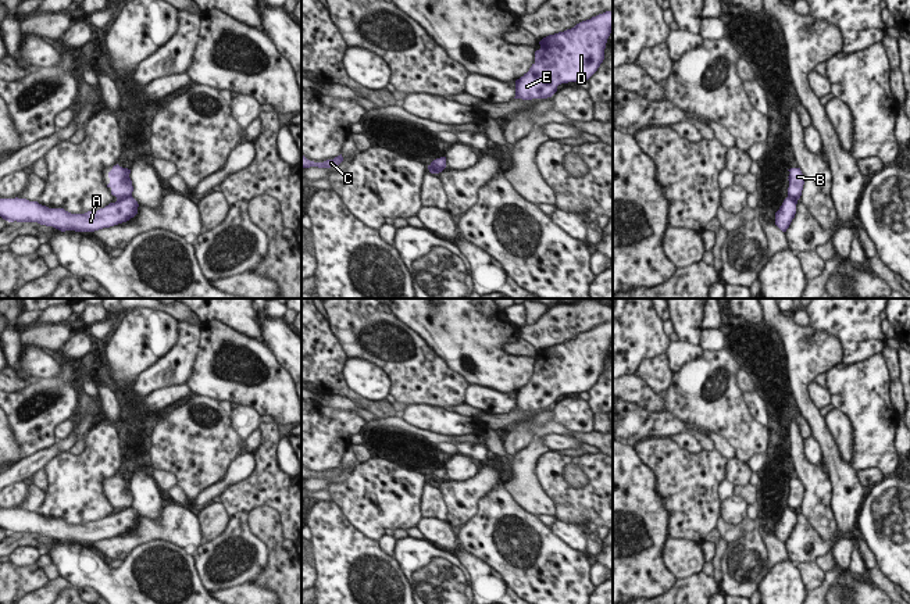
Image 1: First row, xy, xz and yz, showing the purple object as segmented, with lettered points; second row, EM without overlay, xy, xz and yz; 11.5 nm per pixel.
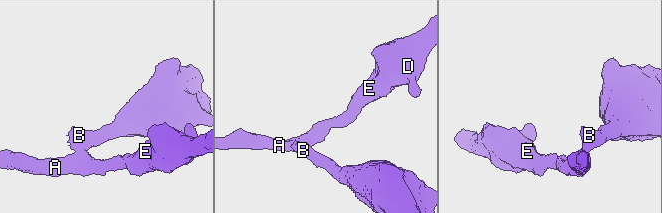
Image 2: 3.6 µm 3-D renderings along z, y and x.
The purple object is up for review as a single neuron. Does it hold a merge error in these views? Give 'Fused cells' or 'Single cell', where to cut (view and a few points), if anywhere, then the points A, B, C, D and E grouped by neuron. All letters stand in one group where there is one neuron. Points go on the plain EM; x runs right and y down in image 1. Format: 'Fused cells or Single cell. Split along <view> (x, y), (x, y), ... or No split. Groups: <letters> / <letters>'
Fused cells. Split along xy (131, 507), (117, 511). Groups: A C D E / B

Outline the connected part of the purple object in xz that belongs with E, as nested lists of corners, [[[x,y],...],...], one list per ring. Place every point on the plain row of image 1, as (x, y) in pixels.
[[[606,322],[543,349],[535,362],[535,374],[515,392],[514,410],[547,410],[561,394],[588,392],[604,371],[611,343],[613,322]]]

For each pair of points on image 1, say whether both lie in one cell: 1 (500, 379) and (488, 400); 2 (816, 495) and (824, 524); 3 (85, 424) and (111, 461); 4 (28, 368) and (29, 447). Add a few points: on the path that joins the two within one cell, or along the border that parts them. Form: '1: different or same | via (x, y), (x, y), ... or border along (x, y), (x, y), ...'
1: different | border along (470, 383), (514, 393)
2: same | via (817, 501), (820, 517)
3: different | border along (93, 425), (89, 429)
4: different | border along (32, 381), (27, 385)

